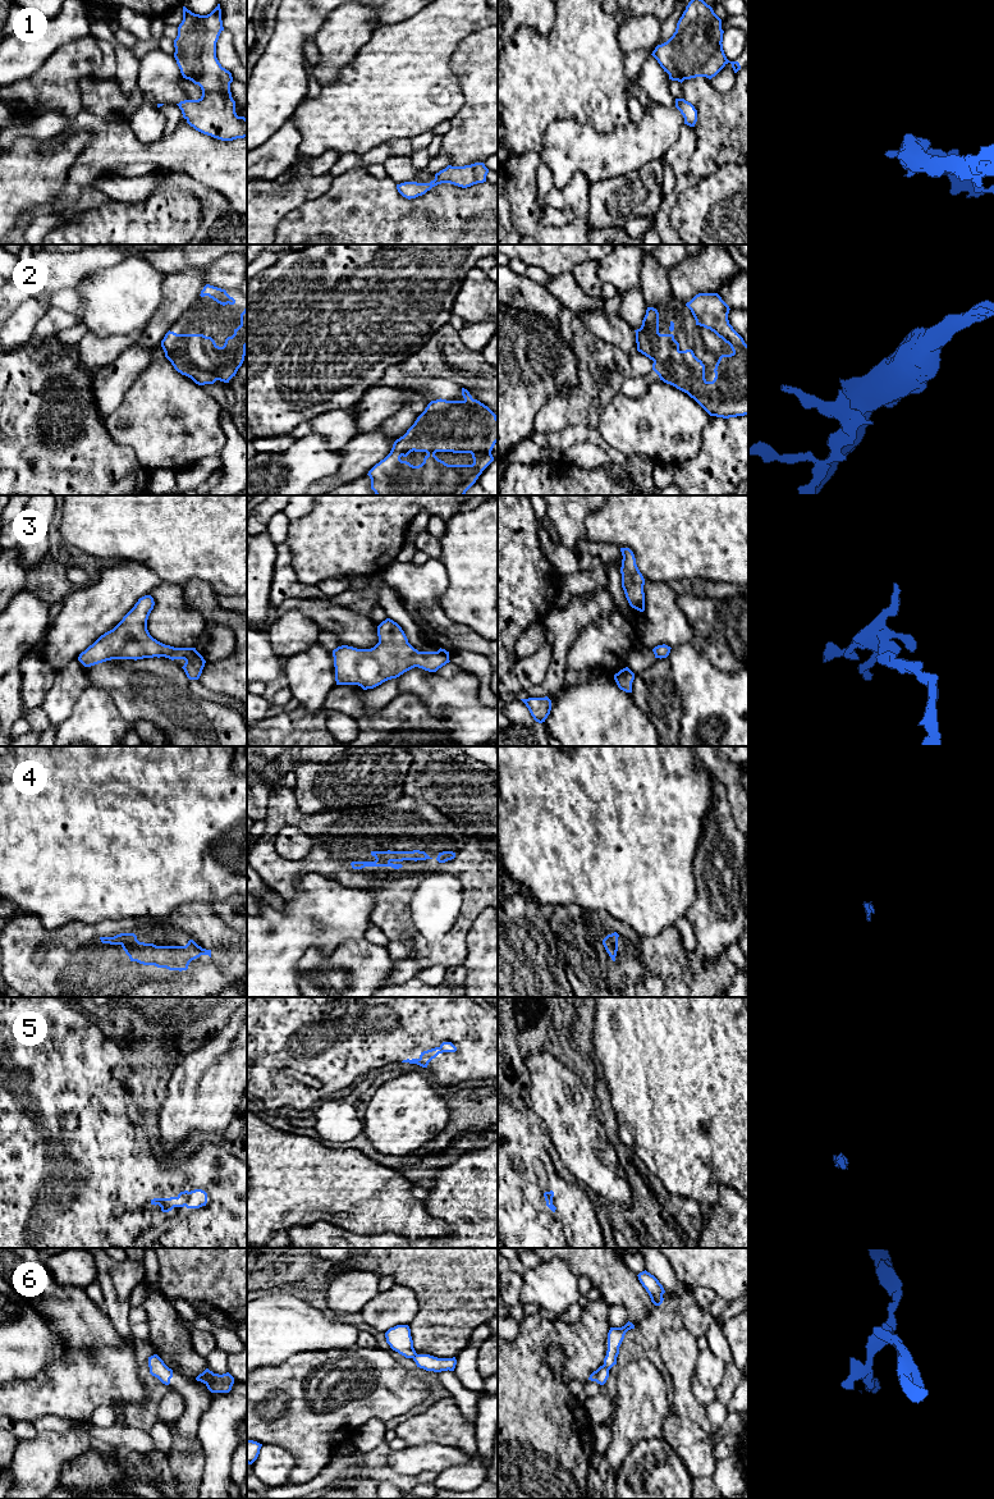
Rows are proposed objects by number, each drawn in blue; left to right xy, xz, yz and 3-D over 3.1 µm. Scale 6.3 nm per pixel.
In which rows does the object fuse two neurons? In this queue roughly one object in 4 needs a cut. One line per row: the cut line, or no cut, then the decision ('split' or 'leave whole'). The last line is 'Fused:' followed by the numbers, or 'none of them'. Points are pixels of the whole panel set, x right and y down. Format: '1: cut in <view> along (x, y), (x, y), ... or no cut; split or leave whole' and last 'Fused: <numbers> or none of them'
1: no cut; leave whole
2: no cut; leave whole
3: no cut; leave whole
4: no cut; leave whole
5: no cut; leave whole
6: cut in yz along (603, 1365), (608, 1370); split
Fused: 6

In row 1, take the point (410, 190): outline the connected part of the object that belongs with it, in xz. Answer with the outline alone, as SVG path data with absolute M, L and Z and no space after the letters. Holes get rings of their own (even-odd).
M475 163L464 166L448 165L445 169L435 174L435 179L430 183L404 182L397 184L398 192L411 200L425 195L432 187L441 183L450 183L462 188L471 187L477 183L486 182L489 169L484 163Z

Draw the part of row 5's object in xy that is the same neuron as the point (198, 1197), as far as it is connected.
M202 1189L184 1190L180 1192L177 1197L170 1198L154 1198L151 1205L159 1205L162 1212L169 1212L174 1207L187 1207L187 1208L200 1208L206 1206L207 1193Z

